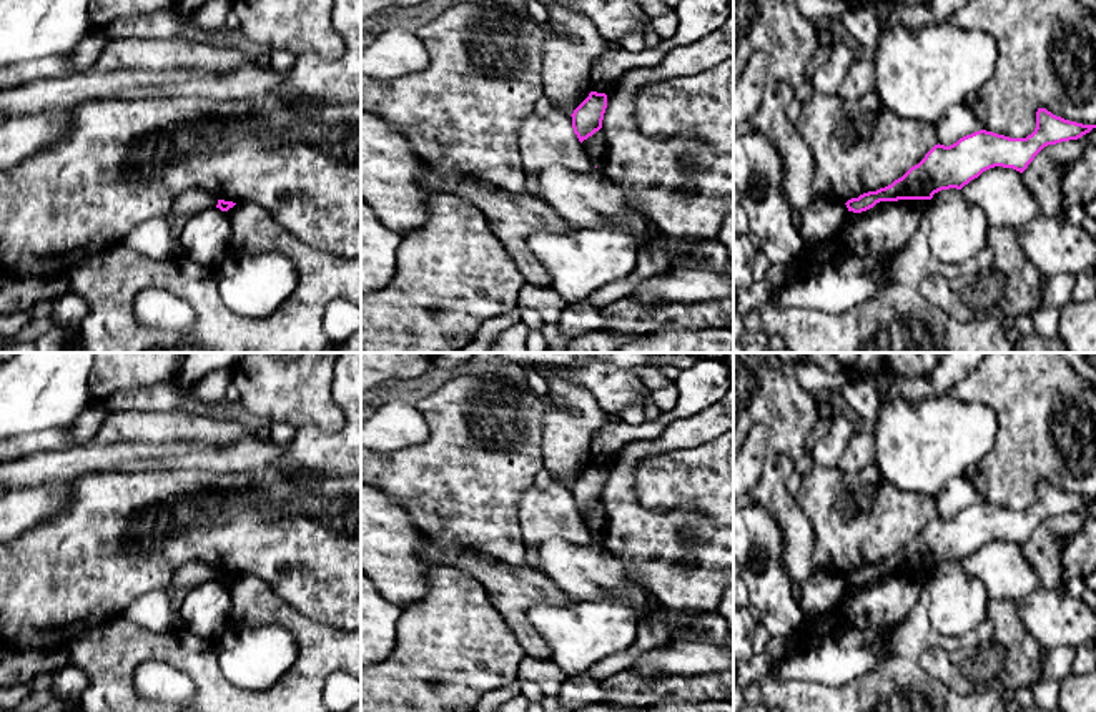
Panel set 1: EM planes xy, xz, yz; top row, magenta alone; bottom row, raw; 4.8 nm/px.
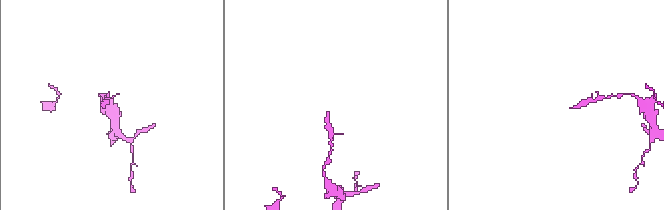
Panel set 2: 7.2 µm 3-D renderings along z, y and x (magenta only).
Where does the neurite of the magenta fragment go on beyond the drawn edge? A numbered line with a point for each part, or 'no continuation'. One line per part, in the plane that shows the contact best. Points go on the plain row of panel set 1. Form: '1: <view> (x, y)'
no continuation

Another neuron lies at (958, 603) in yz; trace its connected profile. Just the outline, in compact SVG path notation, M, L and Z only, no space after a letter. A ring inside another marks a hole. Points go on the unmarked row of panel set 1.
M960 562L933 567L926 581L928 621L941 635L961 637L986 621L988 592Z

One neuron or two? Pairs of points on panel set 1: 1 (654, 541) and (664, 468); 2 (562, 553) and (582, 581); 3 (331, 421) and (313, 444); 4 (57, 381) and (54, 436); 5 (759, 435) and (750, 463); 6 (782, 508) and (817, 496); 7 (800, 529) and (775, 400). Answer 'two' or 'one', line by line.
1: two
2: one
3: two
4: two
5: one
6: two
7: one

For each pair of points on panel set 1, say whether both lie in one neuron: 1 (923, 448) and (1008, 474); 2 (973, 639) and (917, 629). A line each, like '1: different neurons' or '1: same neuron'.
1: different neurons
2: same neuron

